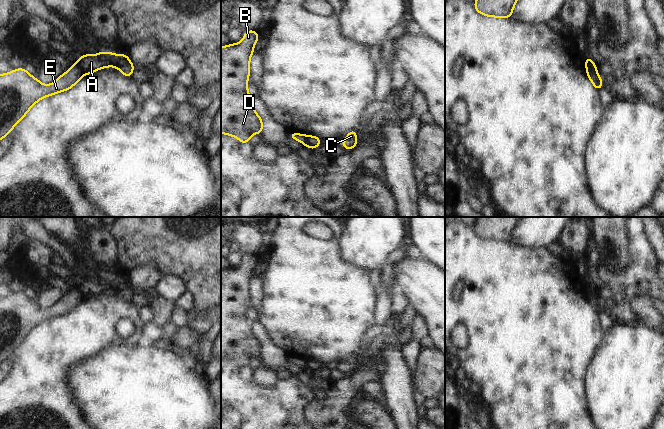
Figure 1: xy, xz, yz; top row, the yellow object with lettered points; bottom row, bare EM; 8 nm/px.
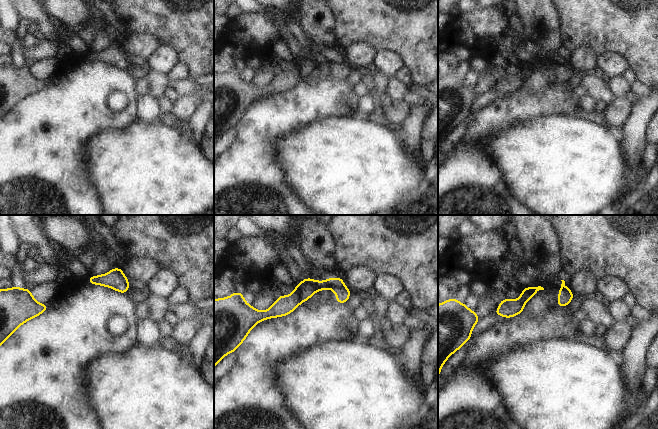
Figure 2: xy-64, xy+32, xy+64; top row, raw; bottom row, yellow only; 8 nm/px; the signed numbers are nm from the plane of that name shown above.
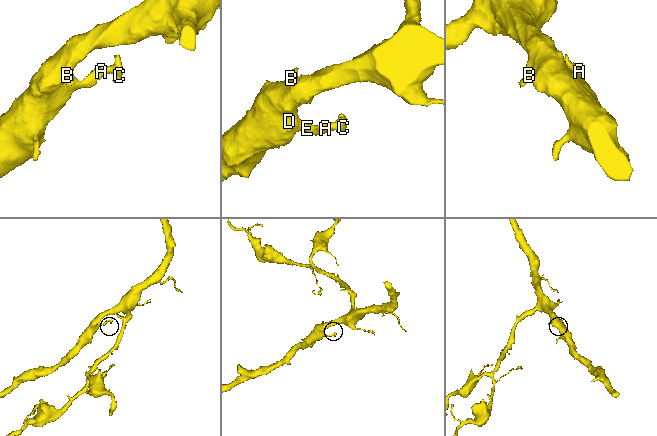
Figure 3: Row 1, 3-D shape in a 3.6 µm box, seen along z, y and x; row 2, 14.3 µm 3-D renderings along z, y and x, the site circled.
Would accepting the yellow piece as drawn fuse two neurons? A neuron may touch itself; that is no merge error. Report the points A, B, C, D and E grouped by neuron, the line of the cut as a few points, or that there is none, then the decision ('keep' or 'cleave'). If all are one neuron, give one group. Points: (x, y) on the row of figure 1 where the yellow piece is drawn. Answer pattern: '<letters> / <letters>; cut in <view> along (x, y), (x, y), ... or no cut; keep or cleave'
A C / B D E; cut in xy along (75, 62), (83, 74); cleave

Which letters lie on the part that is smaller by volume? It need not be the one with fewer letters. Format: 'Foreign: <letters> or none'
Foreign: A, C

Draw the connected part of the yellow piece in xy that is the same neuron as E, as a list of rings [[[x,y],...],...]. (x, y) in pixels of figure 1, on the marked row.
[[[76,63],[49,85],[42,84],[24,68],[0,74],[0,141],[39,100],[73,88],[82,77]]]

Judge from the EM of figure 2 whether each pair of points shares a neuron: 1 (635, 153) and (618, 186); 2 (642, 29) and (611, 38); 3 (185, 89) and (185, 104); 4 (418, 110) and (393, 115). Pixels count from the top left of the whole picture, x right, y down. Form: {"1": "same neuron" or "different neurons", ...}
{"1": "different neurons", "2": "same neuron", "3": "different neurons", "4": "different neurons"}

